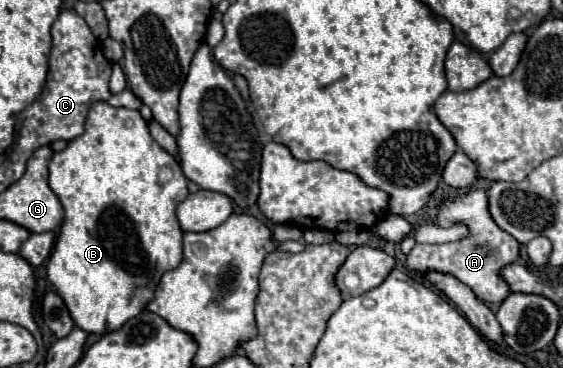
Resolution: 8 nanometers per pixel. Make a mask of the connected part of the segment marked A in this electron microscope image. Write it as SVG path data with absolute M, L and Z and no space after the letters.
M470 188L466 194L452 194L446 196L436 212L436 220L440 226L450 228L456 224L462 224L468 228L468 236L458 242L448 244L416 244L410 254L406 256L406 266L410 270L426 274L428 270L450 274L458 282L466 284L478 300L484 304L502 304L510 296L508 284L504 284L504 278L500 276L500 268L508 266L518 258L520 244L514 236L504 232L490 216L488 212L488 194L484 188Z

